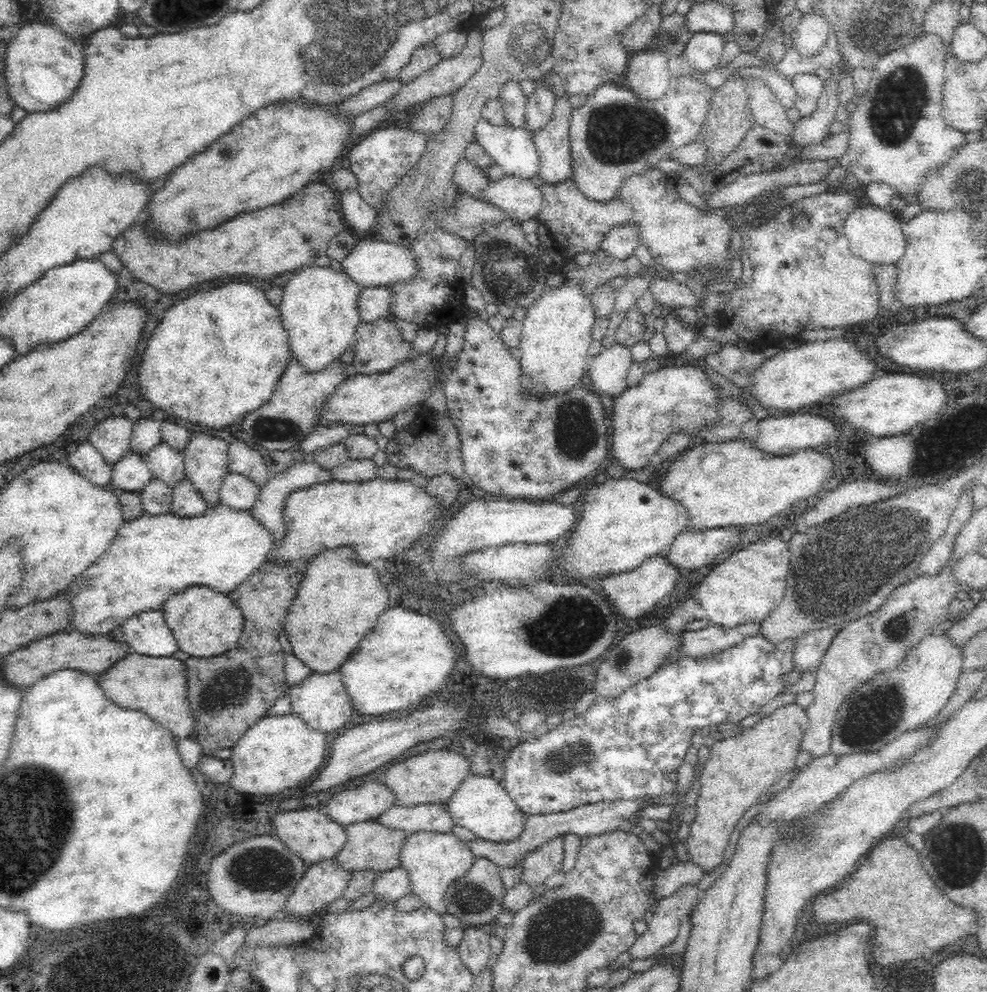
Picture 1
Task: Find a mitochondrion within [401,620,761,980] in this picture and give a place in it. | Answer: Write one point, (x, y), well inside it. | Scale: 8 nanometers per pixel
(570, 927)

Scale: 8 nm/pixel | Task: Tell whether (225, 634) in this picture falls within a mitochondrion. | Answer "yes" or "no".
no

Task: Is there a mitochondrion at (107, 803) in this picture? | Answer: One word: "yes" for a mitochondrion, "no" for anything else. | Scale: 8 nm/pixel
no

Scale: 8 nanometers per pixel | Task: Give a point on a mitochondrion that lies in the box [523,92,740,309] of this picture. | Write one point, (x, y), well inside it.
(616, 134)

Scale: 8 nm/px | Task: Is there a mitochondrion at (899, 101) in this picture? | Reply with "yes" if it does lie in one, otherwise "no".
yes

